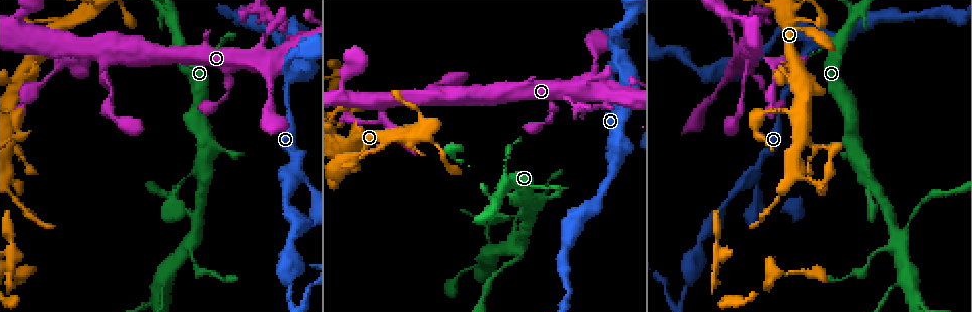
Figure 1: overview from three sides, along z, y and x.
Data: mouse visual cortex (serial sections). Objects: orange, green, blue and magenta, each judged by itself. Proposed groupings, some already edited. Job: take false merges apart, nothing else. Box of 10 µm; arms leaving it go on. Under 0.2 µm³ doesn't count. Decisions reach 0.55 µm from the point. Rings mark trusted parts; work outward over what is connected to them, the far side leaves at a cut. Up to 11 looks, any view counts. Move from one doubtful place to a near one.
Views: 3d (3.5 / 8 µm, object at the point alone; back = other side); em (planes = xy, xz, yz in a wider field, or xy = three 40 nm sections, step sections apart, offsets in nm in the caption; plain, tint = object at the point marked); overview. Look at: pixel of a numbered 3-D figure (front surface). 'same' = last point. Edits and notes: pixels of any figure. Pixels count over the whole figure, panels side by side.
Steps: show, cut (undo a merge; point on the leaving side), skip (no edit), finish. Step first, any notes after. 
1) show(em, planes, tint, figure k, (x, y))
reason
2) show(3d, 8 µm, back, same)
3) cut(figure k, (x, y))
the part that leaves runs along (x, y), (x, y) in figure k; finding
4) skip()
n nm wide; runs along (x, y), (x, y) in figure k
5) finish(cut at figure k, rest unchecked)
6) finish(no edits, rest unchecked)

show(3d, 3.5 µm, figure 1, (614, 158))
abrupt turn

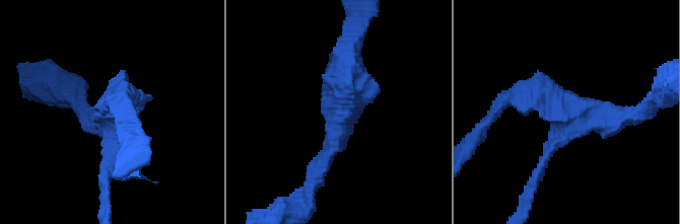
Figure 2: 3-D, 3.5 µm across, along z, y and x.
show(em, xy, step 5, tint, figure 2, (566, 119))
3 arms; arms of 150, 300, 400 nm

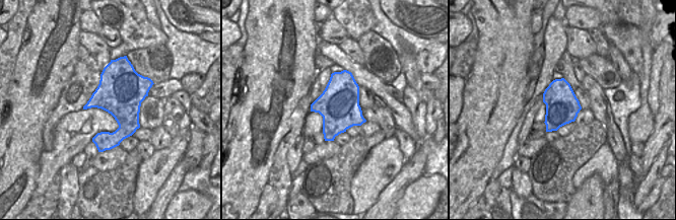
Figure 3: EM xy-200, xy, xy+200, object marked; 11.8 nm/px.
skip()
runs along (536, 176), (566, 118), (548, 95), (510, 95) in figure 2; one cell here

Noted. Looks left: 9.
show(3d, 3.5 µm, figure 1, (295, 172))
a fork

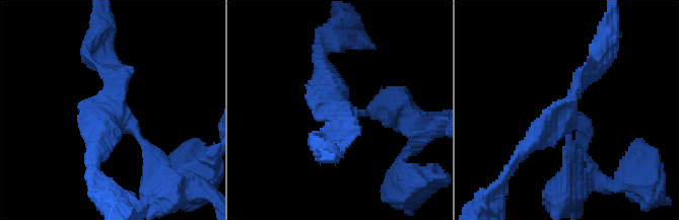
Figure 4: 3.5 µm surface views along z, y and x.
show(em, xy, step 5, tint, figure 4, (110, 110))
now the EM

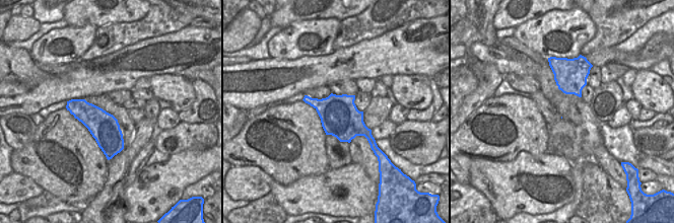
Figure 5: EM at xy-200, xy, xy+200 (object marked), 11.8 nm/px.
show(em, xy, step 2, tint, same)
cut it another way

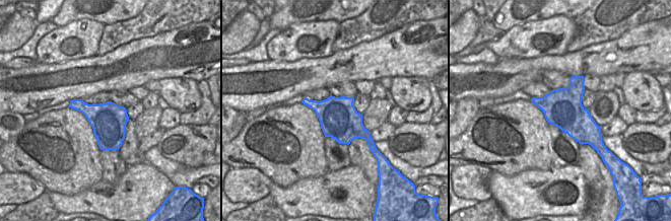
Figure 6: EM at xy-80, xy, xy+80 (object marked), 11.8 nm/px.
skip()
runs along (605, 62), (520, 155) in figure 4; one cell here

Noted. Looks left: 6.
show(3d, 3.5 µm, figure 1, (898, 237))
sharp bend

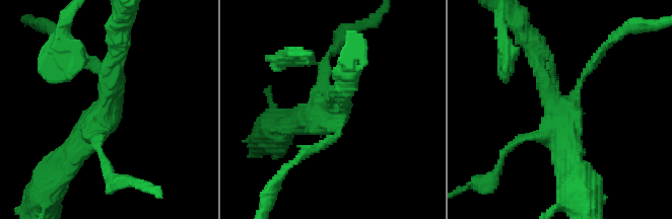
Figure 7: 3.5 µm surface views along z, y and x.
show(em, planes, tint, figure 7, (334, 109))
need the tissue

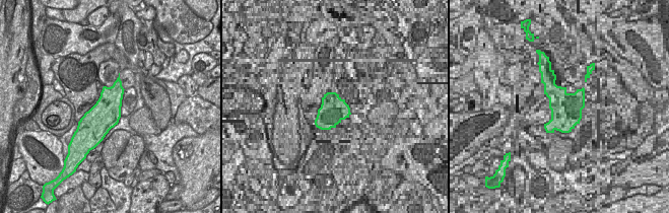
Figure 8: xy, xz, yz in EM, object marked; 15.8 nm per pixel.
cut(figure 7, (93, 59))
the part that leaves runs along (579, 86), (586, 70), (627, 26) in figure 7; two cells meet here

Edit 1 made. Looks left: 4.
show(overview)

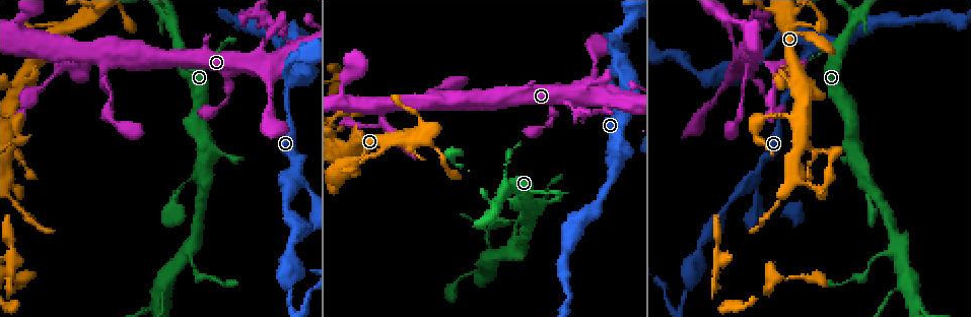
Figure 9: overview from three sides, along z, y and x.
show(3d, 8 µm, figure 9, (828, 151))
sharp bend

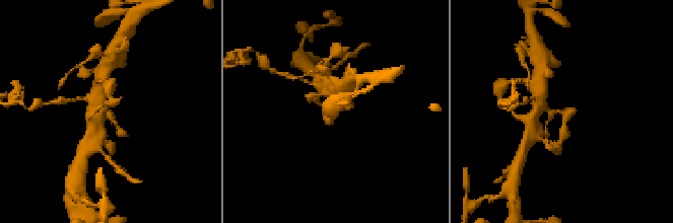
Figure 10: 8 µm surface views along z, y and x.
show(em, xy, step 1, tint, same)
now the EM

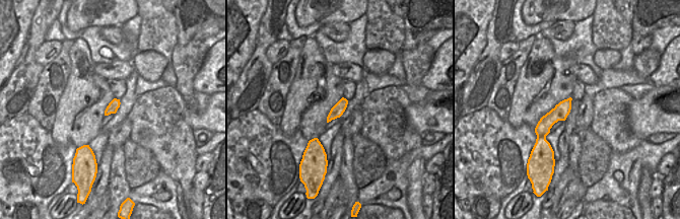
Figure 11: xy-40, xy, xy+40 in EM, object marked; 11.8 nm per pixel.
skip()
runs along (539, 103), (566, 113), (563, 132) in figure 10; all the same cell

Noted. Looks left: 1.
finish(cut at figure 7, rest unchecked)

